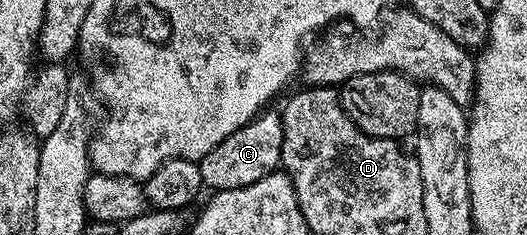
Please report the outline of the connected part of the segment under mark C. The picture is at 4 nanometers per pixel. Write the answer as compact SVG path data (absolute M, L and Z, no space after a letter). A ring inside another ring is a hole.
M260 113L250 122L246 122L237 132L225 136L225 140L221 140L221 144L217 144L213 152L199 159L201 180L208 191L218 192L245 188L249 184L257 184L257 180L276 173L280 169L283 161L281 156L283 119L278 113L267 113Z

